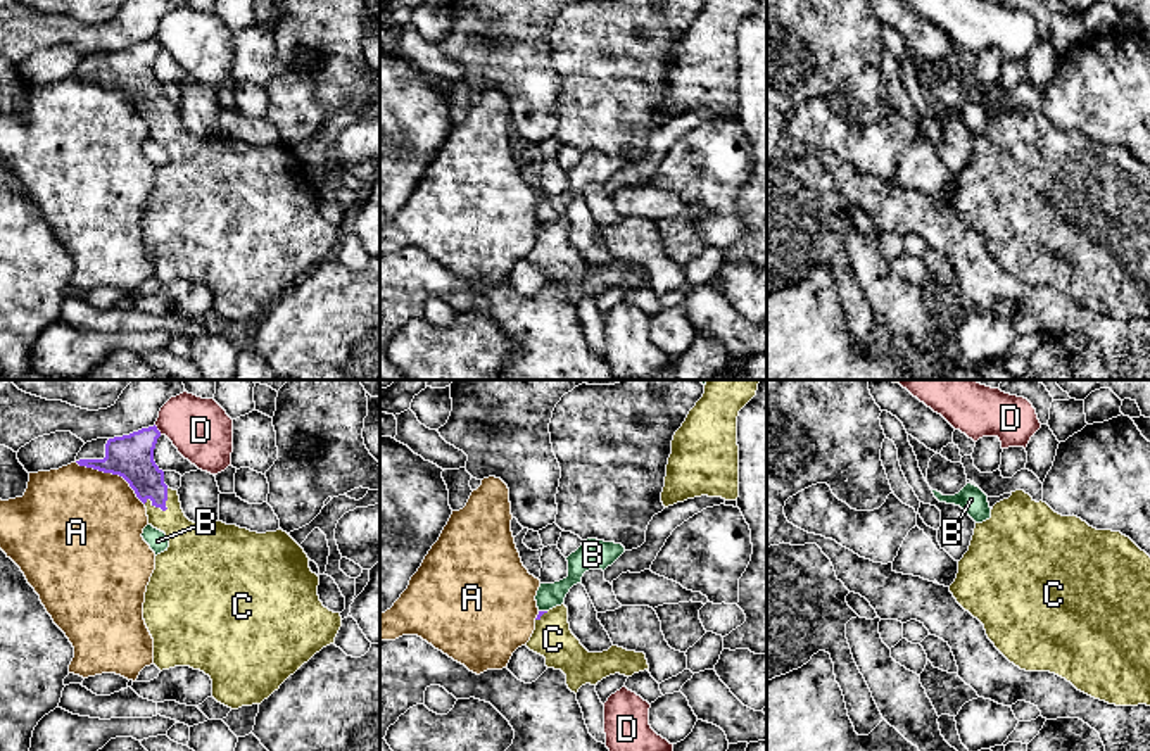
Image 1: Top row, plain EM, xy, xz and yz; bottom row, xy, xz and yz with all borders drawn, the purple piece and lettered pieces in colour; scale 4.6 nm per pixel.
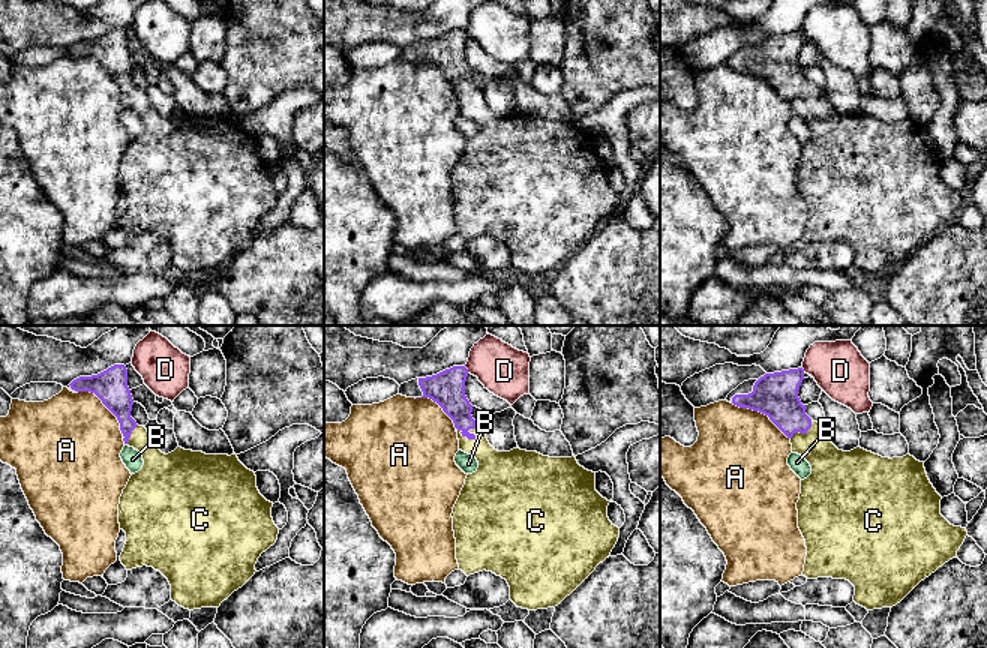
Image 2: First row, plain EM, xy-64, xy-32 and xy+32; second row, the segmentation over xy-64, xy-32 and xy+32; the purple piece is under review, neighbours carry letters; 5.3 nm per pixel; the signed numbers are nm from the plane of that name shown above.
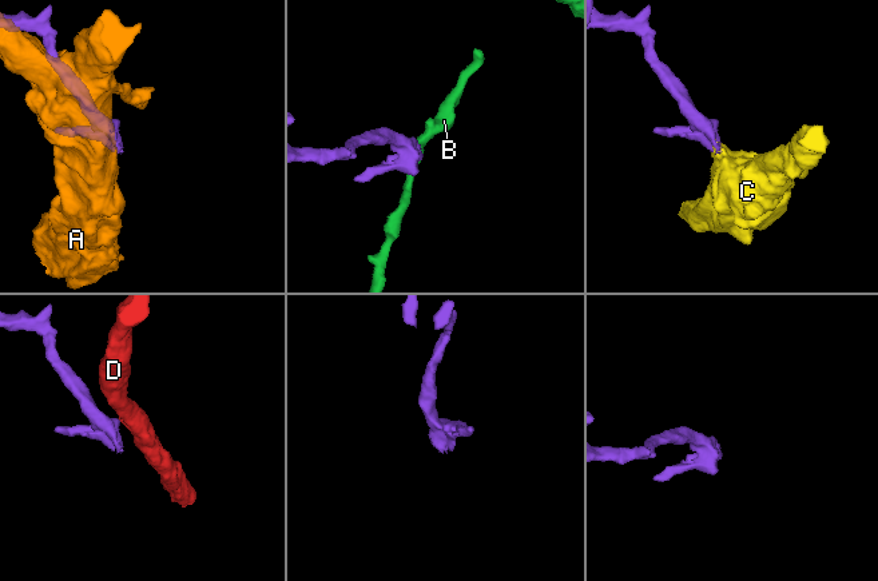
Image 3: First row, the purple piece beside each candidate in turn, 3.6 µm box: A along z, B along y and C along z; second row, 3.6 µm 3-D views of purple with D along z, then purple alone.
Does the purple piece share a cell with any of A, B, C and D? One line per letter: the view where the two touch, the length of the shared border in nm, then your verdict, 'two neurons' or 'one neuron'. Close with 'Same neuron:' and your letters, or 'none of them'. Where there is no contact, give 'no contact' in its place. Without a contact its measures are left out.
A: contact in xy; length 380 nm; two neurons
B: contact in xz; length 40 nm; two neurons
C: contact in xy; length 140 nm; one neuron
D: contact in xy; length 60 nm; two neurons
Same neuron: C

